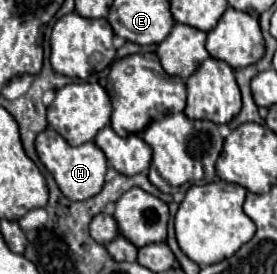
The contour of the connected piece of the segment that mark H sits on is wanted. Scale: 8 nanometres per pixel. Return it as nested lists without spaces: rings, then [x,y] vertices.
[[[48,126],[44,132],[40,132],[36,136],[34,146],[36,146],[40,162],[54,176],[60,192],[68,200],[88,200],[102,190],[108,164],[106,164],[106,158],[102,154],[102,150],[96,148],[94,142],[86,142],[86,144],[80,144],[80,146],[68,146],[68,142],[60,134],[56,134],[56,130],[52,130]]]

